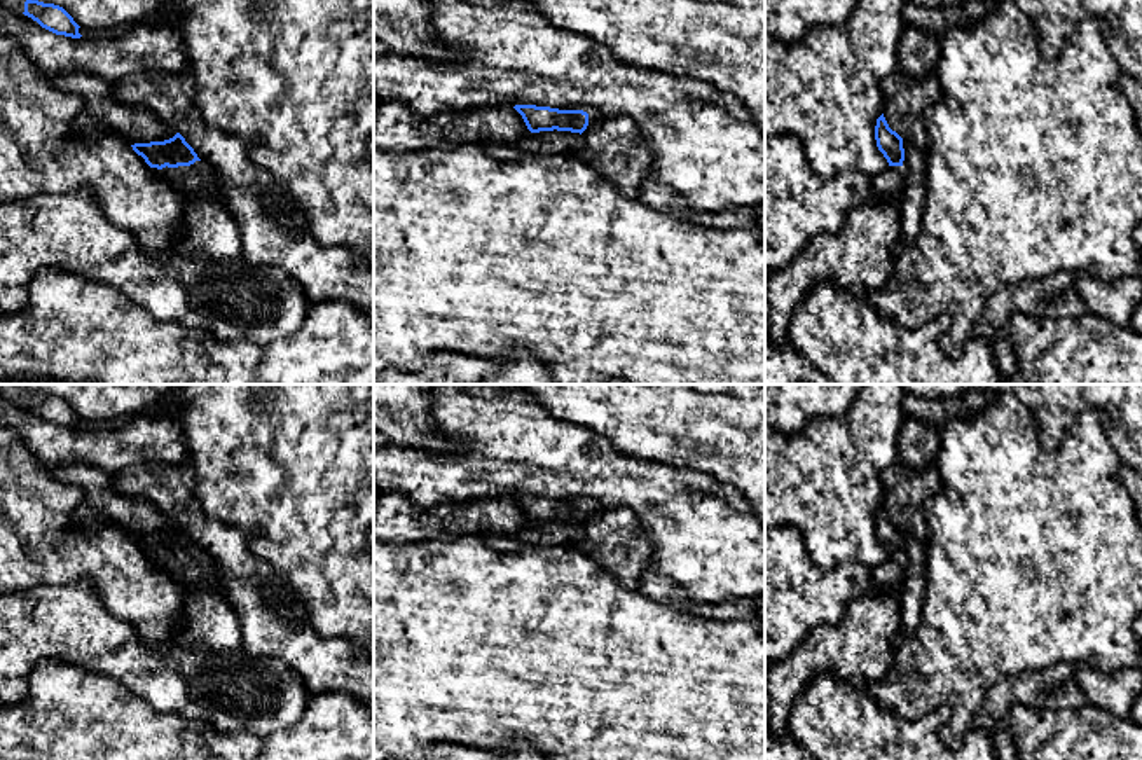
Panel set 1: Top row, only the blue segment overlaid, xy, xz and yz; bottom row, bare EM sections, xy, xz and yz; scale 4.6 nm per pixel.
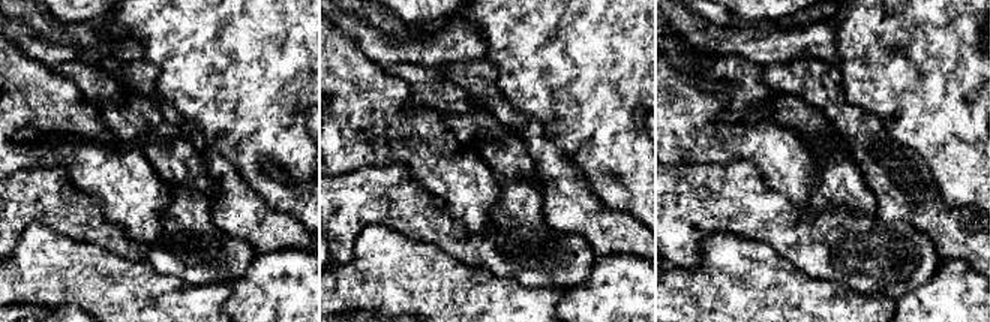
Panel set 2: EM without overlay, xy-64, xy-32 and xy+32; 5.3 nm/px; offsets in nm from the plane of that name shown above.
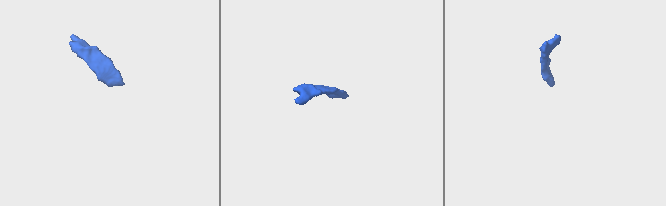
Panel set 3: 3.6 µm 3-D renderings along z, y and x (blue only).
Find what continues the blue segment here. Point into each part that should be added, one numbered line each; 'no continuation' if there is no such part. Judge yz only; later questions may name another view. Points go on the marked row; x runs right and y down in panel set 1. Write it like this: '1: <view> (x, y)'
1: yz (889, 184)

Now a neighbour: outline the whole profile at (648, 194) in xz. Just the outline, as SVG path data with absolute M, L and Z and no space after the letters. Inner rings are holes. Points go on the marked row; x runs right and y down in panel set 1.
M646 180L636 197L651 210L671 211L672 215L690 220L697 225L716 229L744 229L756 225L756 213L749 208L732 208L723 211L695 211L686 201L667 183Z

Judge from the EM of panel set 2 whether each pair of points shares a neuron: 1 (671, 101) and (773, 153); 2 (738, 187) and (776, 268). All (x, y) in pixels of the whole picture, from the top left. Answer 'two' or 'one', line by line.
1: one
2: two

